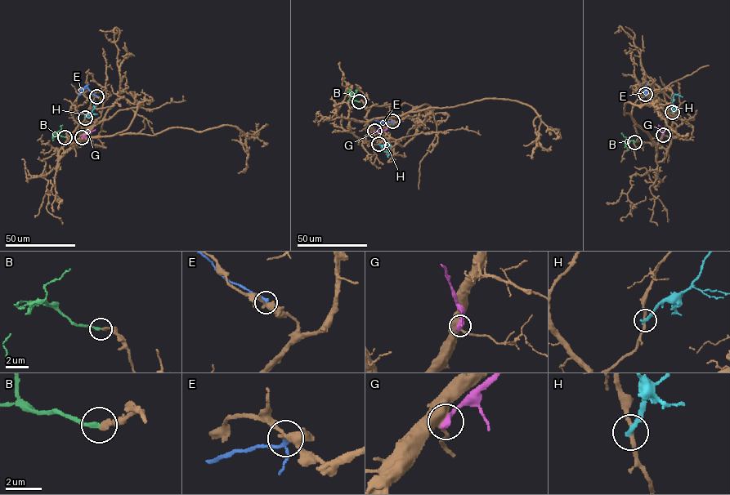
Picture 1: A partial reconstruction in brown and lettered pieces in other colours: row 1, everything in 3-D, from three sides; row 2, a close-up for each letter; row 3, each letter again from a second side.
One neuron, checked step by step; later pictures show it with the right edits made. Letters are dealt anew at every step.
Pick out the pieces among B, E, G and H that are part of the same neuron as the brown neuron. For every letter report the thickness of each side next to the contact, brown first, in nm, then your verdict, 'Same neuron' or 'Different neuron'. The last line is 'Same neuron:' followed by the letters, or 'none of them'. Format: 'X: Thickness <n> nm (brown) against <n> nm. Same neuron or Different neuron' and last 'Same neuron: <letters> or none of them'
B: Thickness 300 nm (brown) against 260 nm. Same neuron
E: Thickness 340 nm (brown) against 180 nm. Different neuron
G: Thickness 420 nm (brown) against 440 nm. Different neuron
H: Thickness 200 nm (brown) against 260 nm. Different neuron
Same neuron: B

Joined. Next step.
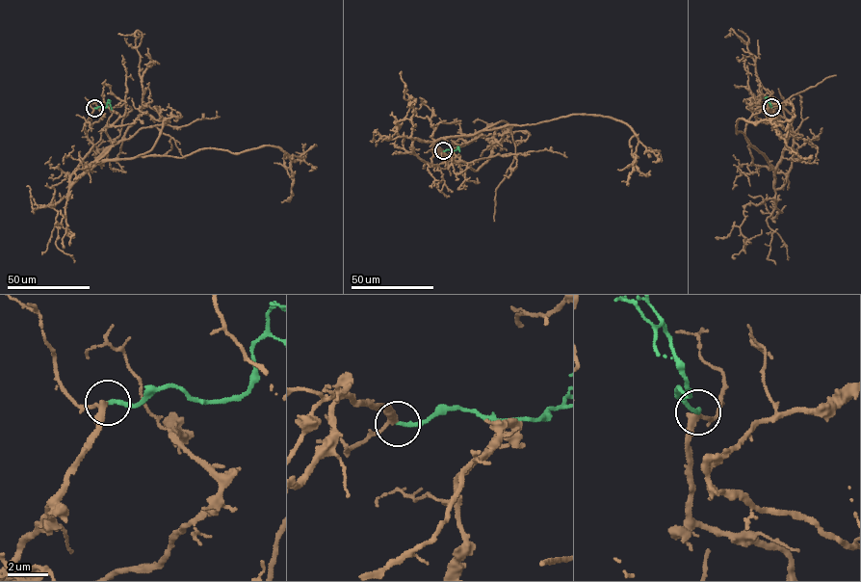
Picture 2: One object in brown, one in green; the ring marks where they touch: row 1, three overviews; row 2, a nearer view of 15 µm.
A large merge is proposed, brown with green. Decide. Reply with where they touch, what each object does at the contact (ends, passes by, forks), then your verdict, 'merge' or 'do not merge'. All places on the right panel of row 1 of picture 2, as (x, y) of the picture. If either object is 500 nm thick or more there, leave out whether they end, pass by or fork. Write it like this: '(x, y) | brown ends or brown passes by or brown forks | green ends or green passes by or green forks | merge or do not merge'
(771, 107) | brown passes by | green ends | merge

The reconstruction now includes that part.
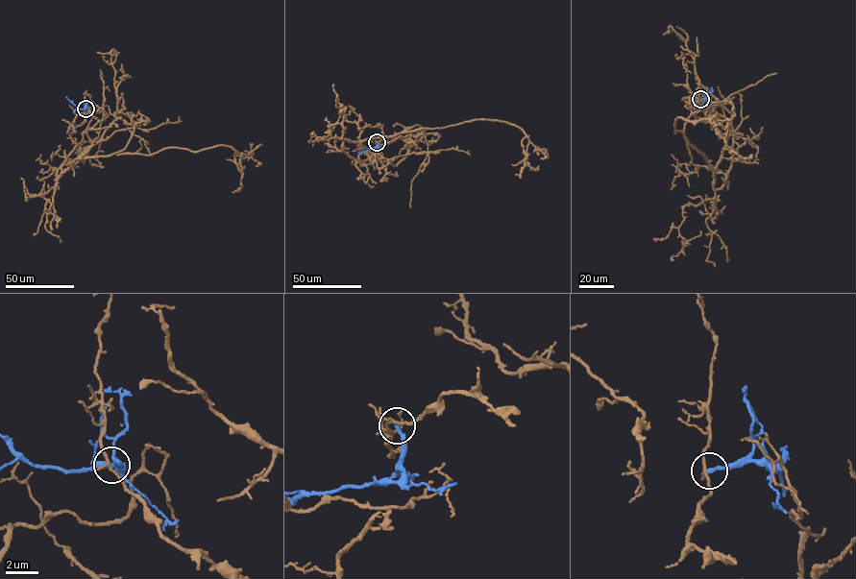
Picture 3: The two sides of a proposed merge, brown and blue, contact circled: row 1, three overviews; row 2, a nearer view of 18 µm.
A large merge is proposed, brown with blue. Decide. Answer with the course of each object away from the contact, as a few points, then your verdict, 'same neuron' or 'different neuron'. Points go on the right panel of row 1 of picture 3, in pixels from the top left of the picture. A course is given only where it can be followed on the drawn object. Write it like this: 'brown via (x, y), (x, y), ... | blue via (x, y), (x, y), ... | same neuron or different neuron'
brown via (700, 99), (697, 107), (726, 135), (715, 167), (675, 132), (678, 117), (704, 118), (749, 160) | blue via (700, 99), (707, 100), (711, 87) | different neuron

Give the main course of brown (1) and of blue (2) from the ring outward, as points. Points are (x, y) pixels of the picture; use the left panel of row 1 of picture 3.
1: (85, 108), (98, 120), (86, 132), (94, 143), (73, 164), (227, 145), (242, 154), (241, 187), (232, 192)
2: (85, 108), (79, 108), (65, 97)

